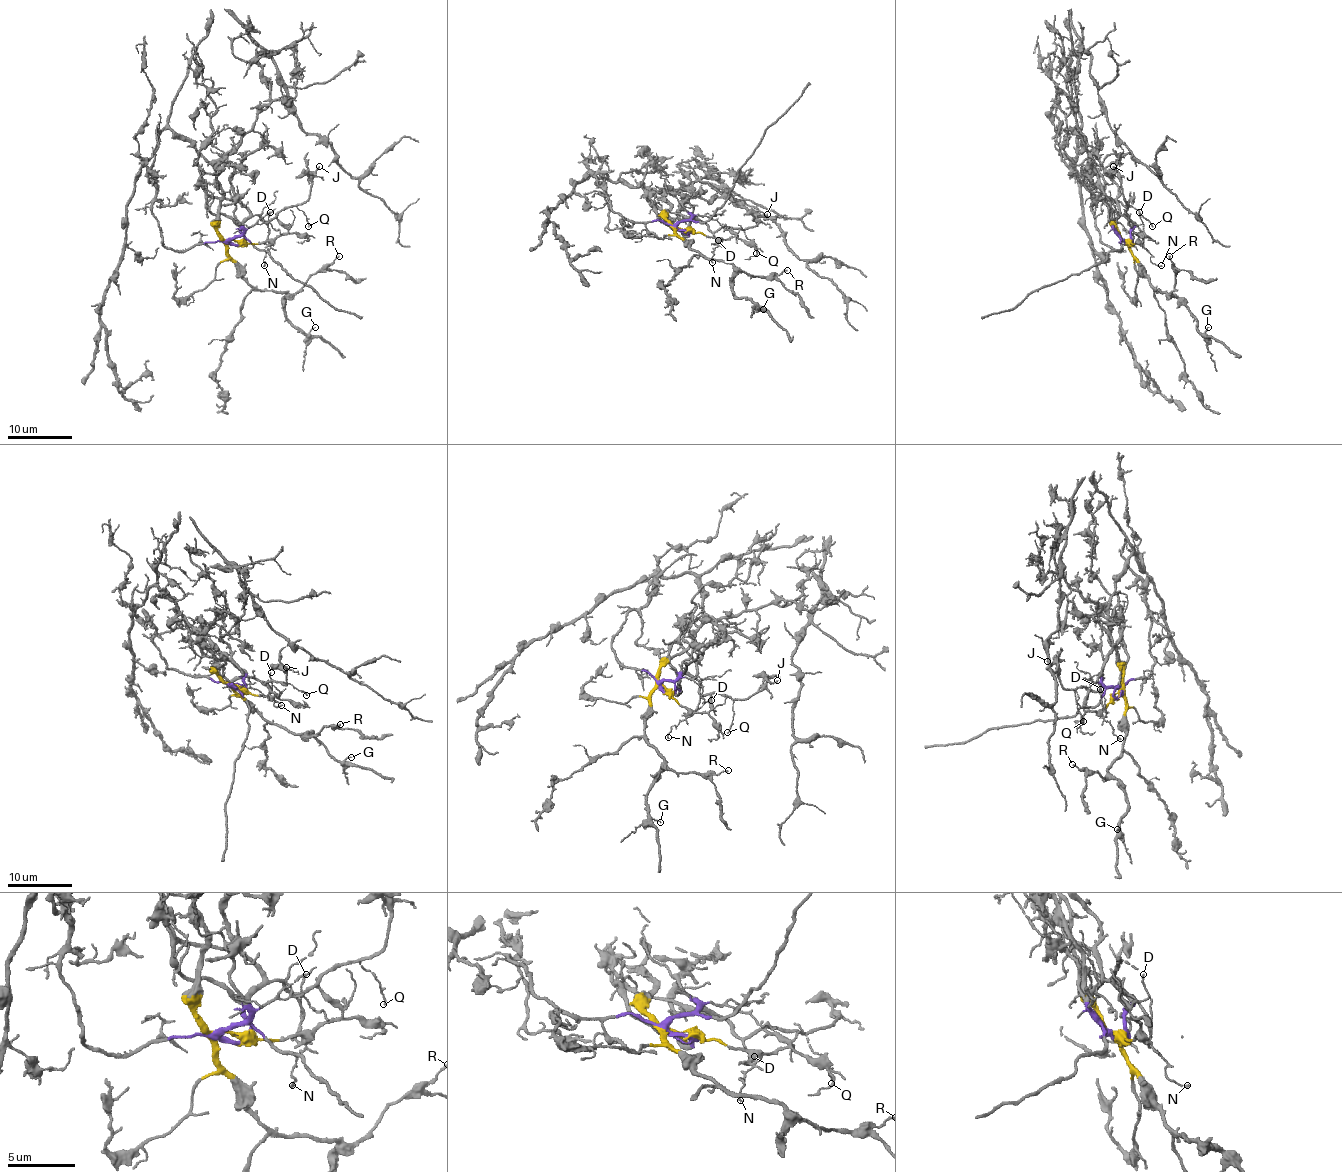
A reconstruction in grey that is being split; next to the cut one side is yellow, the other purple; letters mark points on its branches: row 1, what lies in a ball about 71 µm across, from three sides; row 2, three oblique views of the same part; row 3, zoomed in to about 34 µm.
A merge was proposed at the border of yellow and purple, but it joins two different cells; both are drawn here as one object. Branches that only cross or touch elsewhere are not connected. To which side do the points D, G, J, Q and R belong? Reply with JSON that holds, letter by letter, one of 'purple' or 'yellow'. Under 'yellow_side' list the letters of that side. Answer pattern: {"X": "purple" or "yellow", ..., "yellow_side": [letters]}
{"D": "purple", "G": "yellow", "J": "purple", "Q": "purple", "R": "yellow", "yellow_side": ["G", "R"]}

